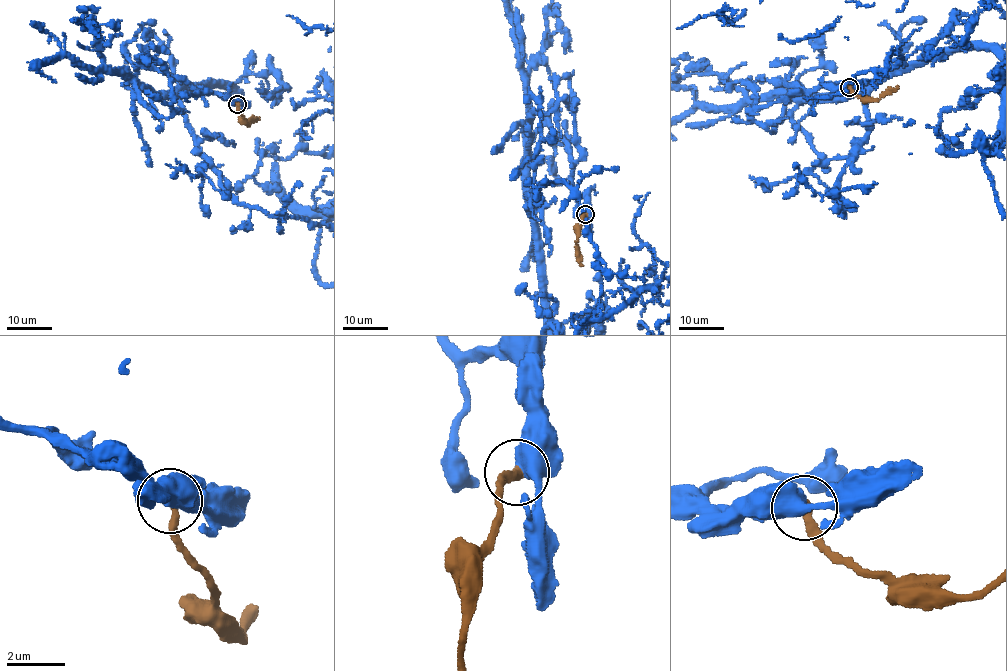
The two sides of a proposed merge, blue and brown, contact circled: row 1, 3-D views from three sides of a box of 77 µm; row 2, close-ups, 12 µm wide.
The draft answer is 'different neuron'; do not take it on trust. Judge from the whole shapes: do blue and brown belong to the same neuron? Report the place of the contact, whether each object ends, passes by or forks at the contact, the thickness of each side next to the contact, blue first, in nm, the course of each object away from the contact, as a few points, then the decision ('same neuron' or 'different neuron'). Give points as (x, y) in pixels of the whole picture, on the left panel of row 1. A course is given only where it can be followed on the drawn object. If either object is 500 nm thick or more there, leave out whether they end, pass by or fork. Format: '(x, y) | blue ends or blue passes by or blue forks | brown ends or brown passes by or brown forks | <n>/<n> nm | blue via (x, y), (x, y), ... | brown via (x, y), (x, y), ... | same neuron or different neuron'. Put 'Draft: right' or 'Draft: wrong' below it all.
(237, 104) | 550/320 nm | blue via (237, 103), (136, 69), (167, 98), (238, 94), (283, 192), (326, 216), (328, 285) | brown via (237, 103), (247, 125), (259, 120) | same neuron
Draft: wrong

